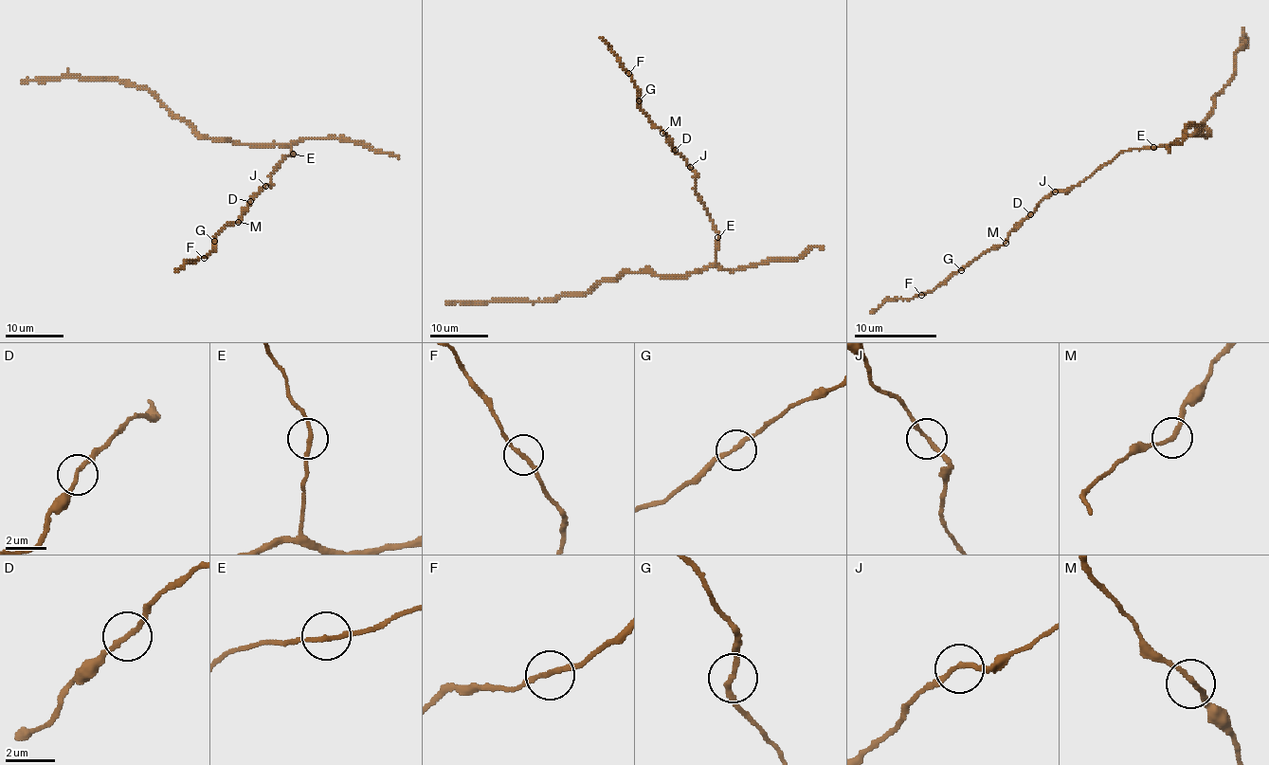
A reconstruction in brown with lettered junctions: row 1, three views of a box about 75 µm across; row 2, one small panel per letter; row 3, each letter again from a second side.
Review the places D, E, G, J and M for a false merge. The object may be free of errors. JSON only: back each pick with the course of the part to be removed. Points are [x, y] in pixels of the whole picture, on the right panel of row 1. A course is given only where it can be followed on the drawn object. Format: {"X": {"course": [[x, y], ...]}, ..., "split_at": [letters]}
{"split_at": []}

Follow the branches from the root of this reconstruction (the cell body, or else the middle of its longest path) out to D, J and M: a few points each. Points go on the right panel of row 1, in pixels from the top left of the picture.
D: (1187, 138), (1176, 138), (1158, 147), (1123, 151), (1076, 186), (1055, 190), (1030, 214)
J: (1187, 138), (1176, 138), (1158, 147), (1123, 151), (1076, 186), (1055, 191)
M: (1187, 138), (1118, 153), (1076, 186), (1055, 190), (1046, 196), (1009, 233), (1006, 243)

